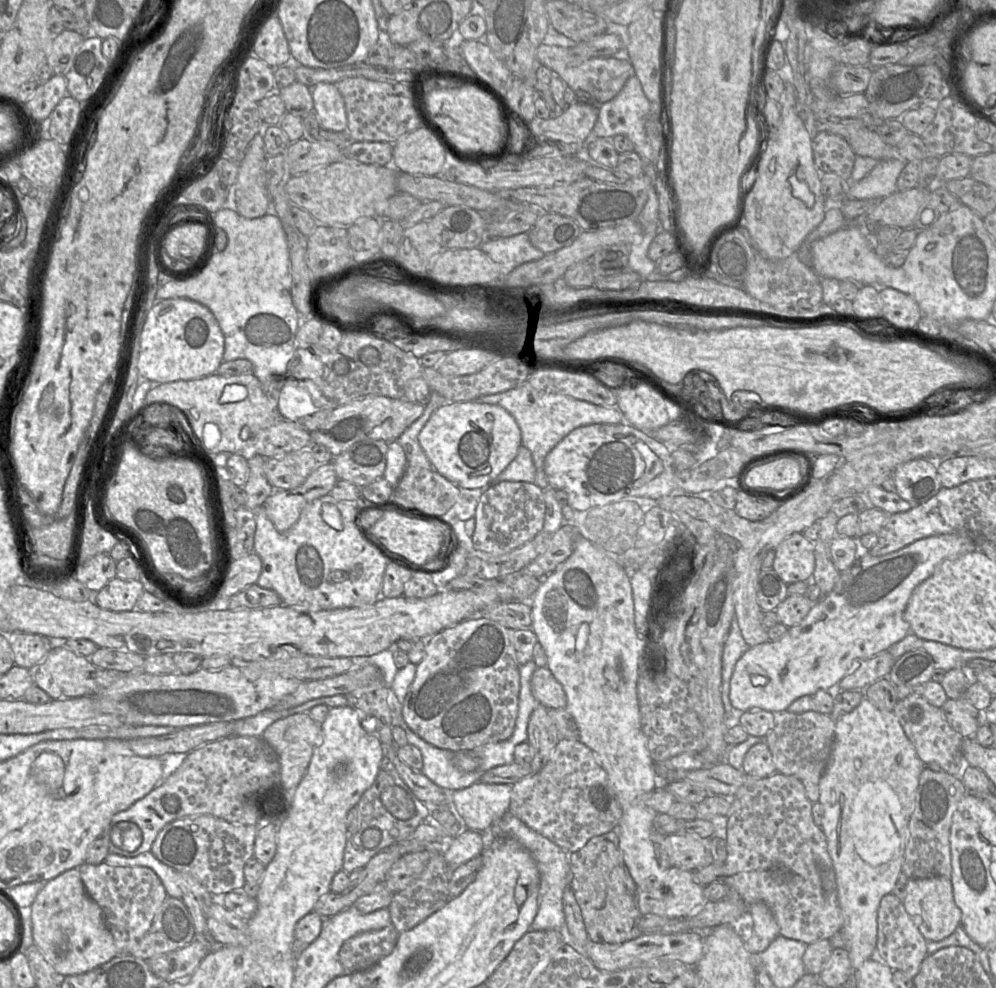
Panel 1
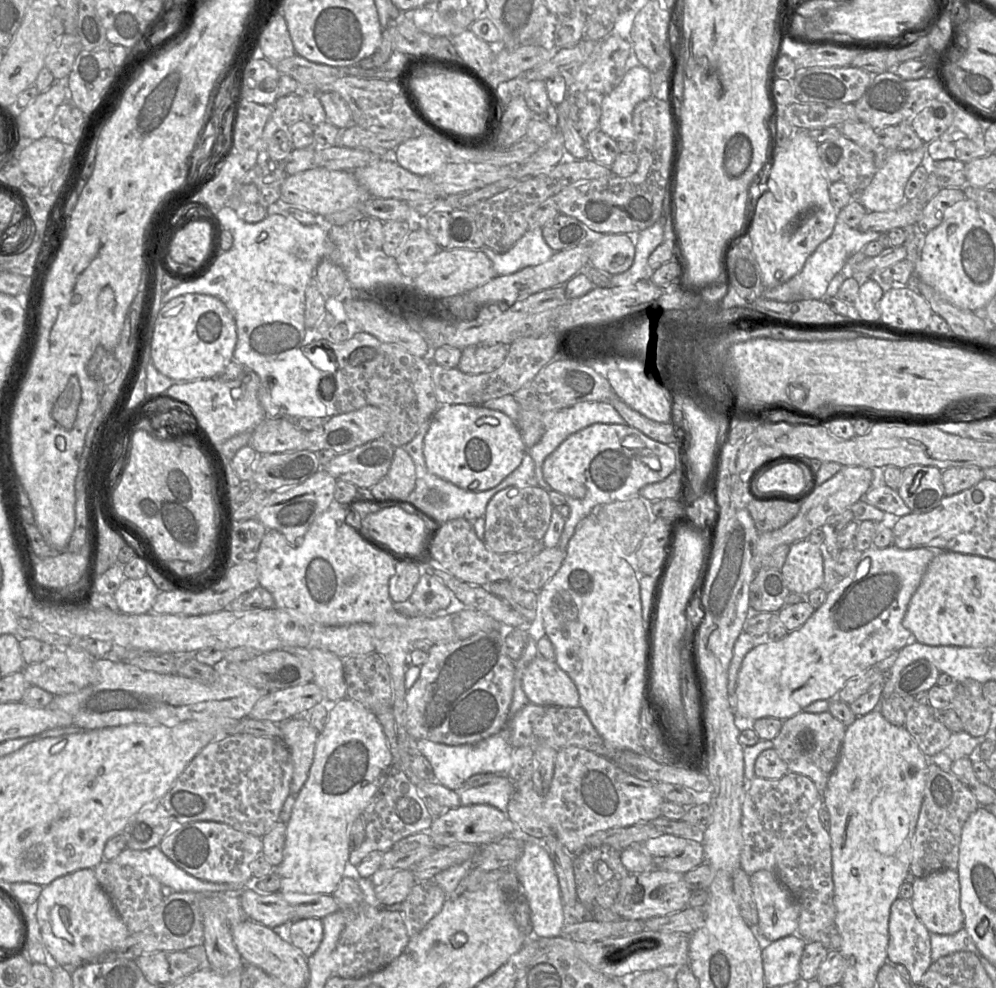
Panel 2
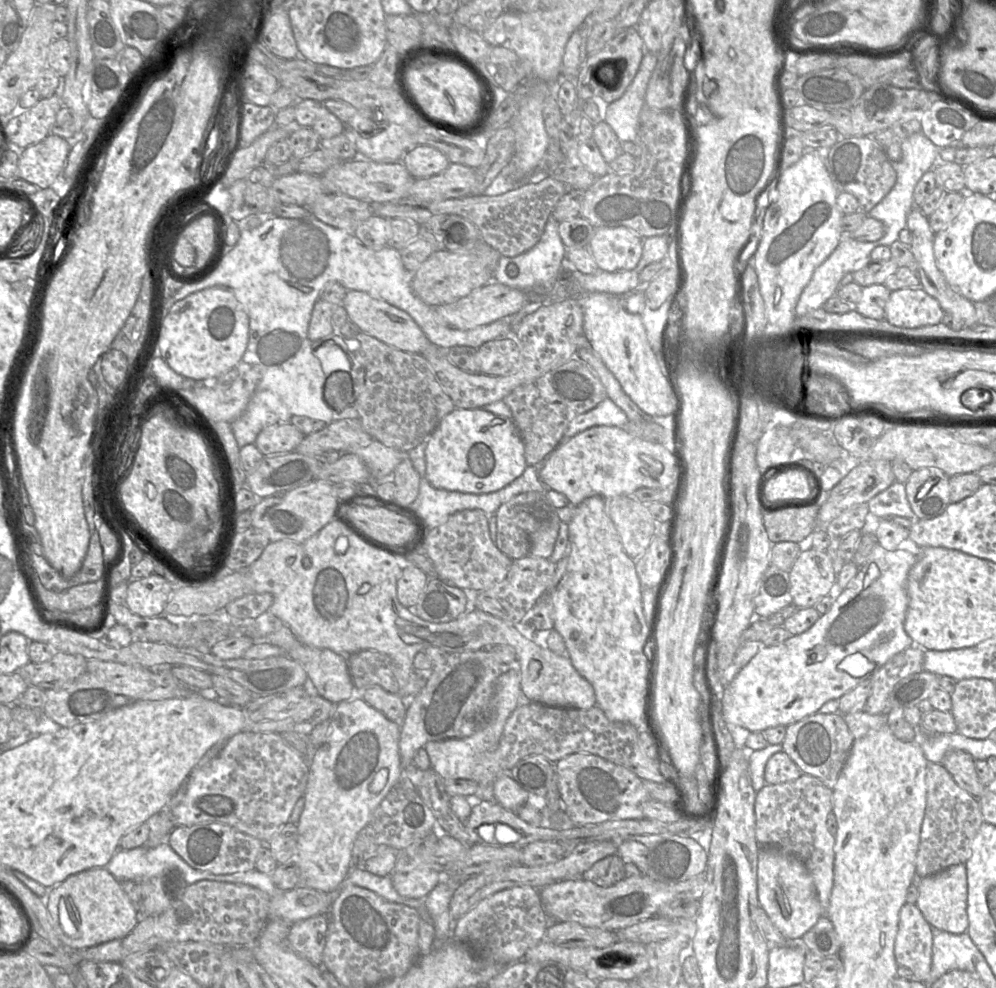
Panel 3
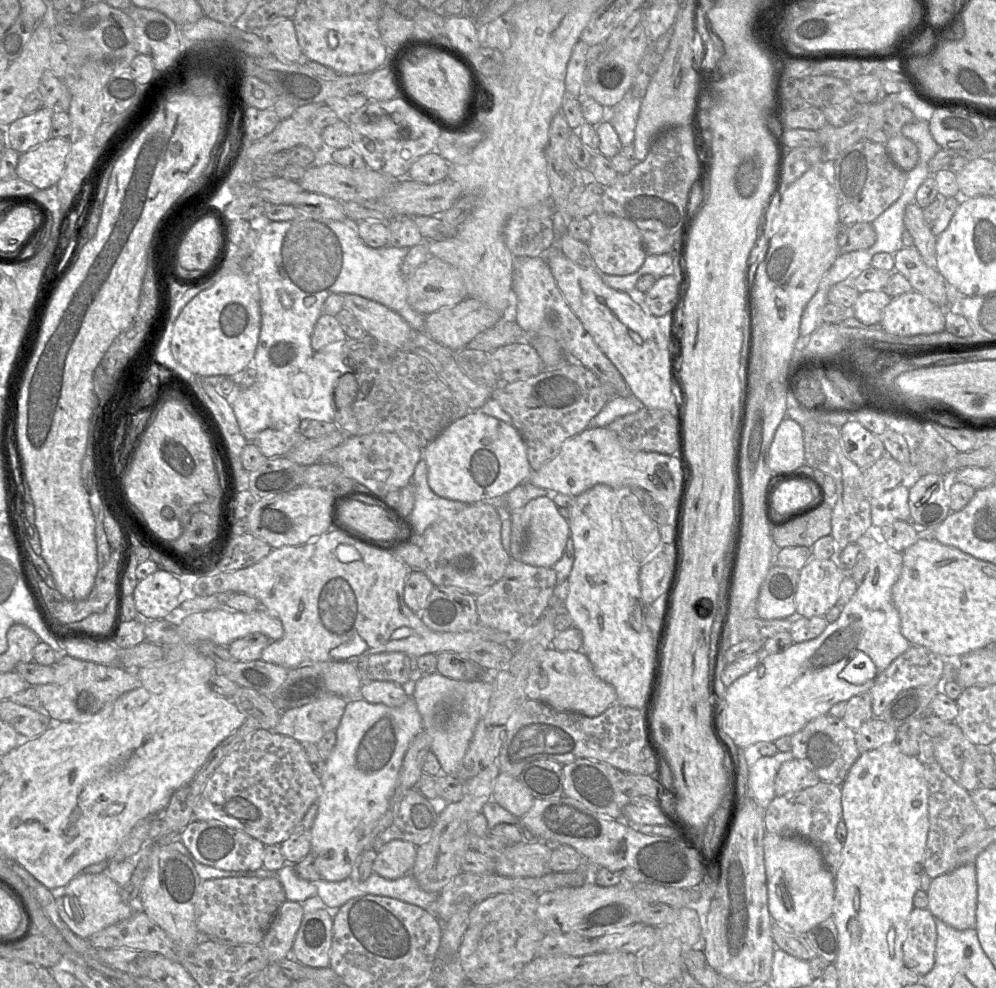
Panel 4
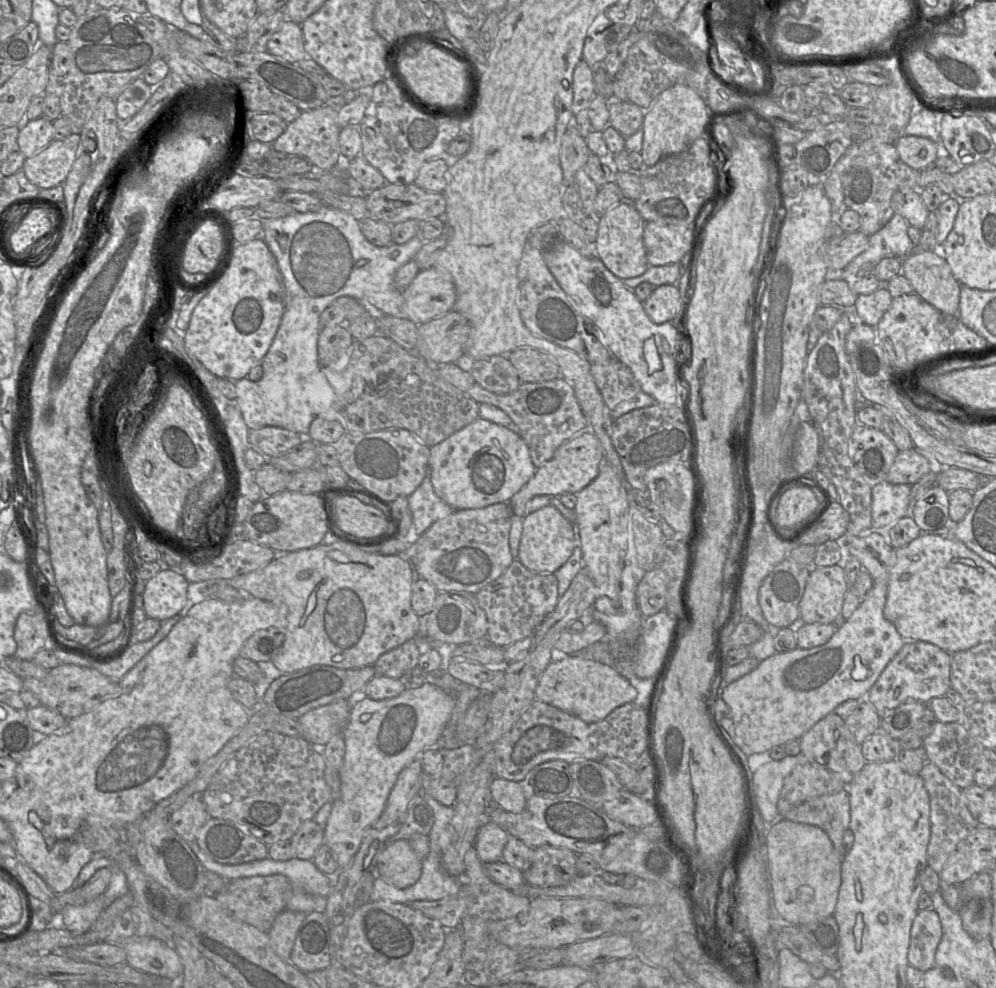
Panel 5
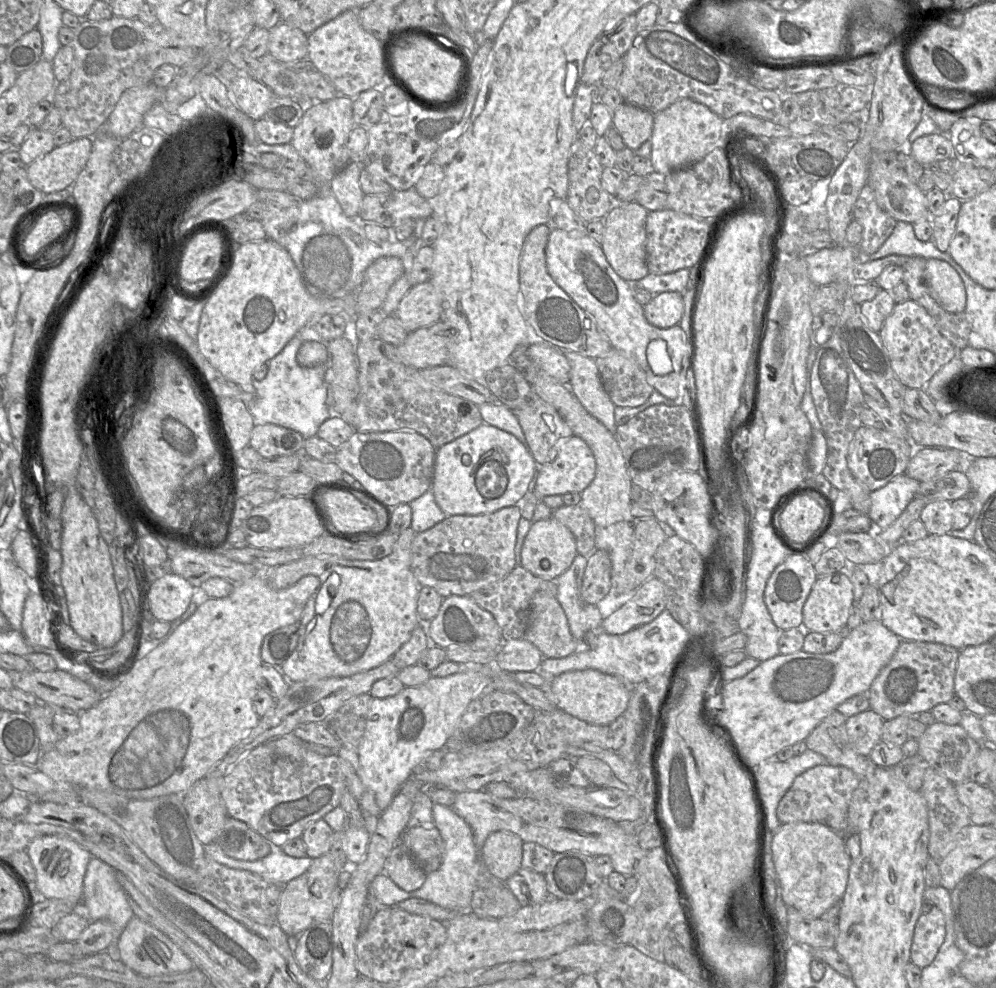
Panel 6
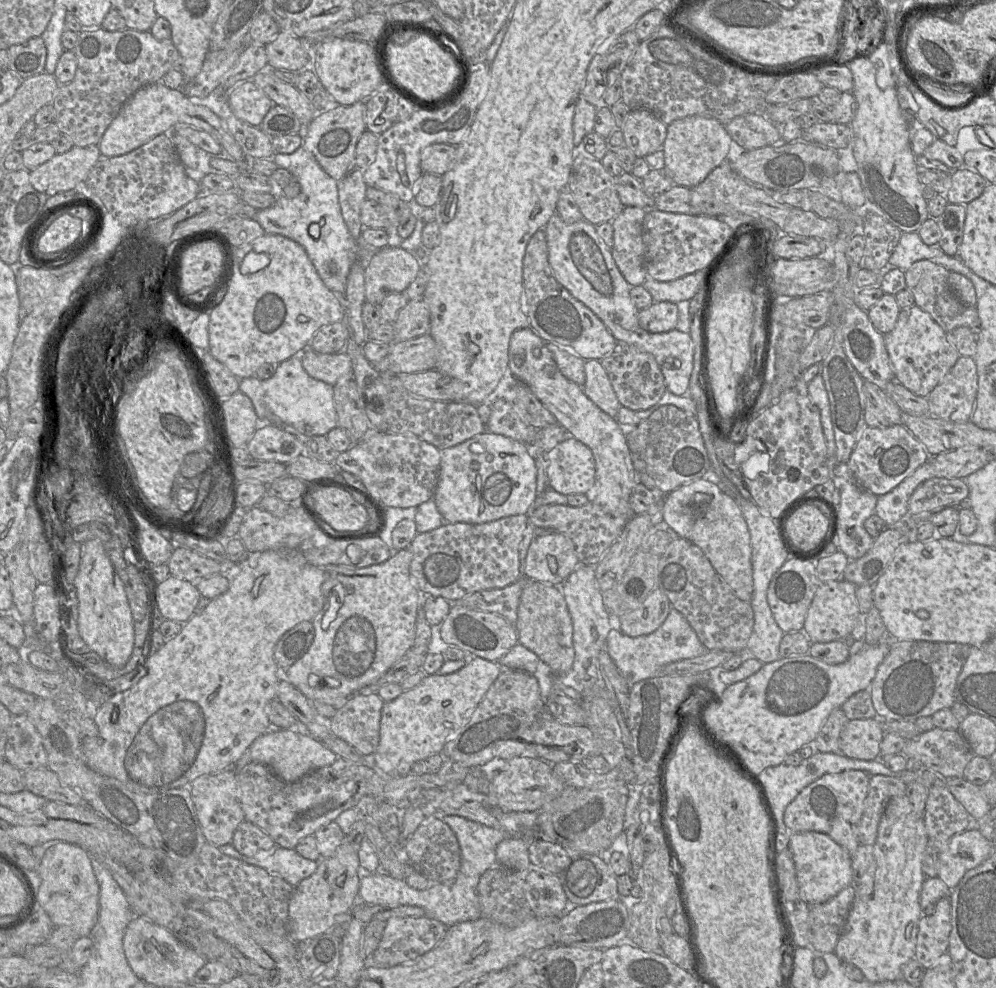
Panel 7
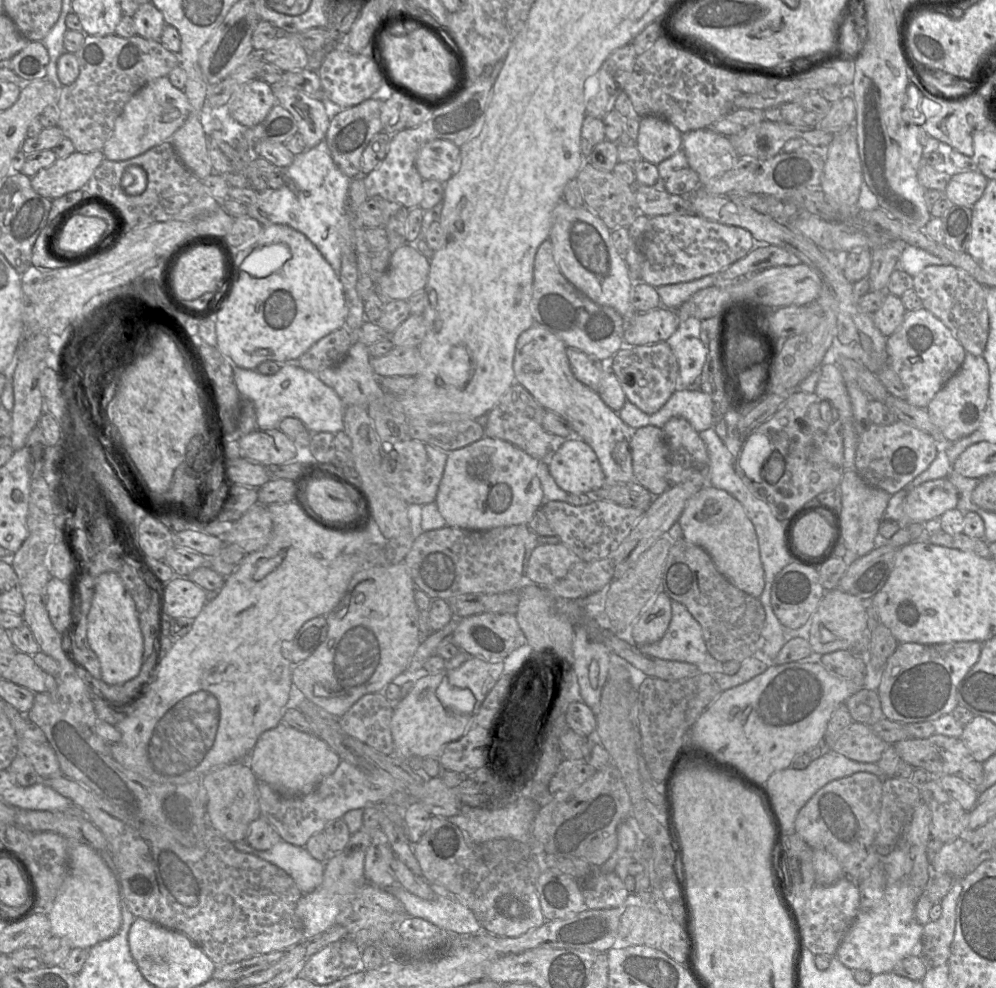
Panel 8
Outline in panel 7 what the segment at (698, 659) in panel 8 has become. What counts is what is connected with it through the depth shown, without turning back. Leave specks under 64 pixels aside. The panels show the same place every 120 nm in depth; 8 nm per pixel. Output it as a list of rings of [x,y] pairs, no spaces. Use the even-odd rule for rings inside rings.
[[[672,607],[663,624],[651,634],[630,637],[623,634],[618,627],[612,628],[606,638],[606,651],[624,678],[633,685],[662,675],[662,669],[667,664],[701,656],[708,650],[686,618]]]

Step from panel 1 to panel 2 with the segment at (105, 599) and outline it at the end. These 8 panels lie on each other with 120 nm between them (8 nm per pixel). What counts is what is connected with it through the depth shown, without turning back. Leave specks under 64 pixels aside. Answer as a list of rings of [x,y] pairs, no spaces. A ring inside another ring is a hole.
[[[145,575],[142,578],[126,578],[114,593],[119,611],[125,614],[144,614],[151,611],[160,590],[153,580]]]

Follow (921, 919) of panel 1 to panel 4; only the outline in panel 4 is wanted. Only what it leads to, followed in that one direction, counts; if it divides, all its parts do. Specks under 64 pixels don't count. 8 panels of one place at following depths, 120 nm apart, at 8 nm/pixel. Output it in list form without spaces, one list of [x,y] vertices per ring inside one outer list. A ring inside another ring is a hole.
[[[965,864],[932,879],[927,890],[927,909],[939,919],[957,930],[975,928],[977,908],[977,879],[974,864]]]

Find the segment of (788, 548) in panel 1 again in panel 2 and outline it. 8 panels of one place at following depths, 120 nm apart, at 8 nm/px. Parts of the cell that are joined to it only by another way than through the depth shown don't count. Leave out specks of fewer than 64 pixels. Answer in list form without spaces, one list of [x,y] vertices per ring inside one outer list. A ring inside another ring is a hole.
[[[808,539],[790,546],[780,570],[790,592],[808,595],[821,588],[824,581],[823,557],[819,545]]]

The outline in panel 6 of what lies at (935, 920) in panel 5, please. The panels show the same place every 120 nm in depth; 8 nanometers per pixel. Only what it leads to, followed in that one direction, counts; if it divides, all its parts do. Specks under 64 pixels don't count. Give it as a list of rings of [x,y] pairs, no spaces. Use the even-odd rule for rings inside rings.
[[[933,906],[929,913],[922,913],[915,925],[911,945],[910,962],[921,969],[936,957],[946,935],[945,919],[942,911]]]

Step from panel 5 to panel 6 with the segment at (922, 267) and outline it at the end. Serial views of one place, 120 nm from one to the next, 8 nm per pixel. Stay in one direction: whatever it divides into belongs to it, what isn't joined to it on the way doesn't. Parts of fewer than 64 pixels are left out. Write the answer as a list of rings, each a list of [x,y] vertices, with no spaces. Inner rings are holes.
[[[927,259],[924,282],[936,302],[947,312],[959,314],[966,308],[966,289],[958,272],[946,261]]]

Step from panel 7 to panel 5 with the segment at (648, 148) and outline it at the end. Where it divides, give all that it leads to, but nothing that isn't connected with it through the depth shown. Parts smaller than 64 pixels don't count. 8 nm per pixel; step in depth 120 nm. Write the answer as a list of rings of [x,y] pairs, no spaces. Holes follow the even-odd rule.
[[[611,100],[608,111],[609,125],[624,138],[633,135],[643,124],[645,110],[631,102]]]

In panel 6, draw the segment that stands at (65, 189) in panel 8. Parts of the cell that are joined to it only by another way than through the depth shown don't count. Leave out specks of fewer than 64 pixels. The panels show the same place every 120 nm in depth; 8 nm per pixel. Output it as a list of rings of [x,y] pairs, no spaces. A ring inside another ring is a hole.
[[[74,138],[32,162],[26,167],[30,183],[43,194],[71,188],[90,156],[92,138]]]

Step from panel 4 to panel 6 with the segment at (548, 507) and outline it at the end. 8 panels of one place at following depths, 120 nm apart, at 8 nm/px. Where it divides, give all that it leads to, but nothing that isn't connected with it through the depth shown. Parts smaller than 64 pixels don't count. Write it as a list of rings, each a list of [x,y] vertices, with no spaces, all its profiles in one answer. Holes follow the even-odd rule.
[[[550,517],[531,522],[521,549],[521,566],[534,576],[555,581],[558,576],[570,567],[577,554],[573,534],[566,526]]]

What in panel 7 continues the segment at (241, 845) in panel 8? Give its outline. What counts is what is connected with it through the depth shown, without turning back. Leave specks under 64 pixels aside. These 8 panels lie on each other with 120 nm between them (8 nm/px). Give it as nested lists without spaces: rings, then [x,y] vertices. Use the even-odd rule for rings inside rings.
[[[232,844],[221,845],[219,849],[227,856],[261,867],[269,873],[283,878],[294,887],[303,879],[311,876],[318,867],[318,860],[306,859],[295,849],[287,849],[278,845],[254,856],[241,854]]]

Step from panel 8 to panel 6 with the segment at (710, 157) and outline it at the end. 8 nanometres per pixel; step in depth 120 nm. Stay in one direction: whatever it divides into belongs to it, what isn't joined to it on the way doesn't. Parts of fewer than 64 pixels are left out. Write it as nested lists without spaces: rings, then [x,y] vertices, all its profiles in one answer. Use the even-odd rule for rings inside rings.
[[[679,99],[665,110],[653,114],[650,161],[653,171],[666,175],[701,161],[717,147],[723,119],[707,106],[692,99]]]

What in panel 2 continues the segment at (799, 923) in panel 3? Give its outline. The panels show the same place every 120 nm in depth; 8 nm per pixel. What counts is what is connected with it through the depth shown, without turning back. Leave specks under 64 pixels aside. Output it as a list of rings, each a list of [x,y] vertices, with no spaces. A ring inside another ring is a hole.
[[[759,870],[749,879],[759,914],[759,934],[770,942],[797,934],[800,908],[777,876]]]

